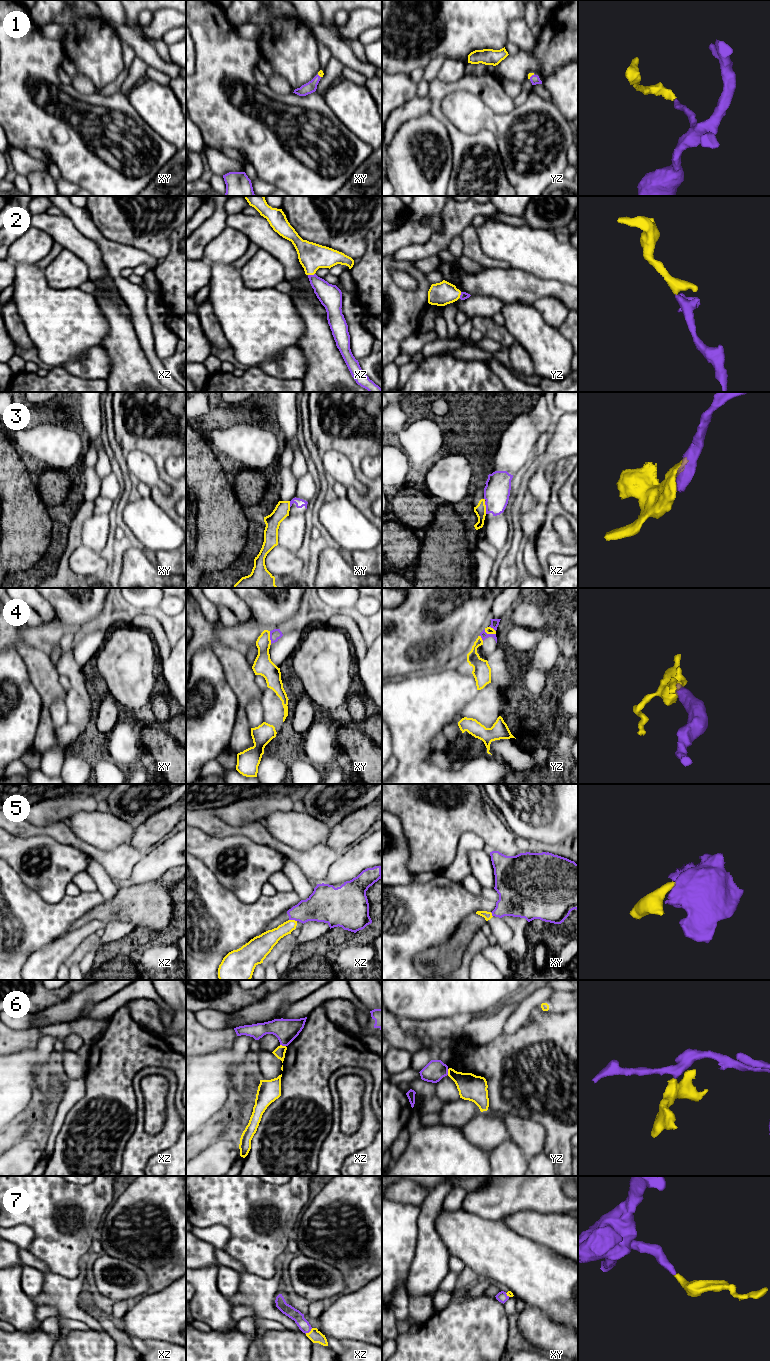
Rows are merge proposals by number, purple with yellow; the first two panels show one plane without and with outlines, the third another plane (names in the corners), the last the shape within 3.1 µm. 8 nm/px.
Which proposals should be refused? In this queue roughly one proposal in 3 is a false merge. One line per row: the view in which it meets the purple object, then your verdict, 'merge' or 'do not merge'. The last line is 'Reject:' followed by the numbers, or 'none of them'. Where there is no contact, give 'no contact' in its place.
1: contact in yz; merge
2: contact in xz; merge
3: contact in xz; do not merge
4: contact in yz; do not merge
5: contact in xz; do not merge
6: contact in xz; do not merge
7: contact in xz; merge
Reject: 3, 4, 5, 6

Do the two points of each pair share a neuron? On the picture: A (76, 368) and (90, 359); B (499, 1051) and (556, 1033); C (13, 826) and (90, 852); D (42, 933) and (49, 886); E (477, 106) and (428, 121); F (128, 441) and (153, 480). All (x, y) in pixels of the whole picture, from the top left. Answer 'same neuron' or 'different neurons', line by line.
A: same neuron
B: same neuron
C: same neuron
D: different neurons
E: different neurons
F: different neurons

